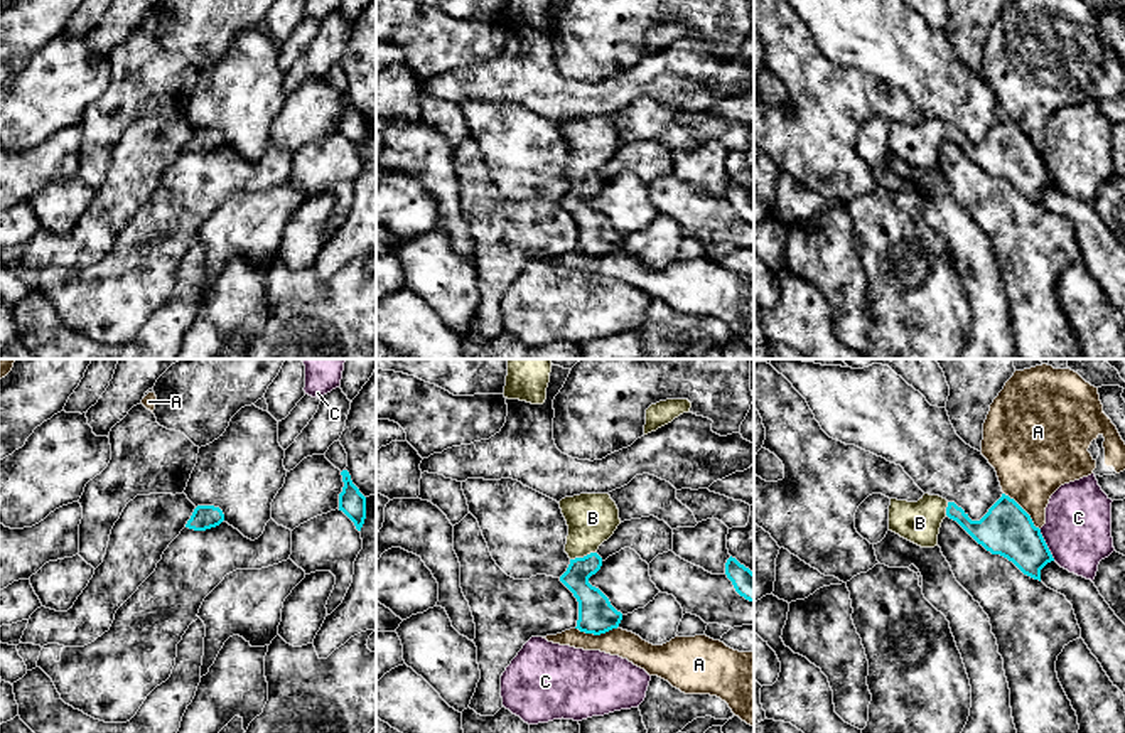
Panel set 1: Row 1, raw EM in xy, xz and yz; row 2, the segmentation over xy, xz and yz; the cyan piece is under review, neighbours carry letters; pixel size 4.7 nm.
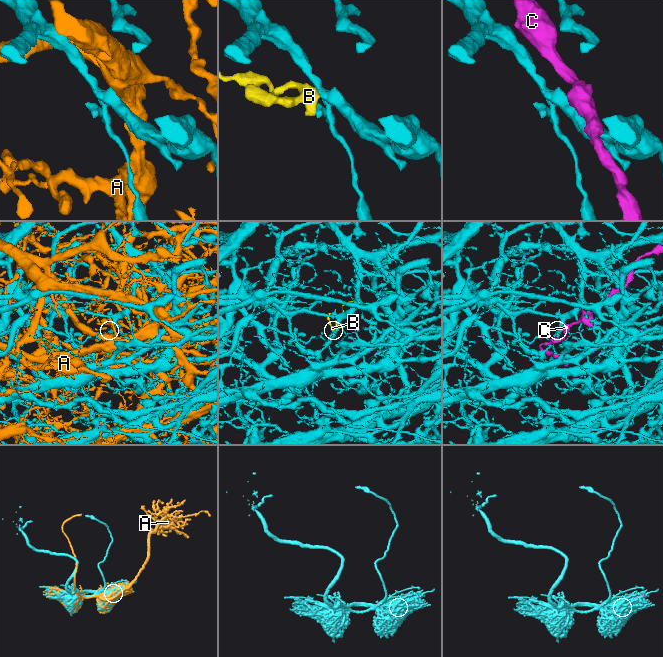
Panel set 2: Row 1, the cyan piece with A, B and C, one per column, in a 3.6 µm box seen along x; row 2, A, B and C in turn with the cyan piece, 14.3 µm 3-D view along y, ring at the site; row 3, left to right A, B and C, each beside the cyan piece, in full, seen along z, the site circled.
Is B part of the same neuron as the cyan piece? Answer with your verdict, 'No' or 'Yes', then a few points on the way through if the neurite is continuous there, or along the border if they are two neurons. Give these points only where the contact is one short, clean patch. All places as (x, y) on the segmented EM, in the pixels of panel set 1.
Yes. Path across: xz (594, 607), (582, 590), (584, 556), (584, 536), (592, 518)

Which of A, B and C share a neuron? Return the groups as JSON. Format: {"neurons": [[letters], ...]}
{"neurons": [["A"], ["B"], ["C"]]}

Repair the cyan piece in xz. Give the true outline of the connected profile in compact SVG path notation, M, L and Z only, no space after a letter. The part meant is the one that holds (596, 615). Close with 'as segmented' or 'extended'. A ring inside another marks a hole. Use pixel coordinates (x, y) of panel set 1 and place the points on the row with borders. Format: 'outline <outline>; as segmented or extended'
outline M580 494L558 504L568 526L565 553L570 558L560 581L579 602L575 629L594 635L606 634L619 627L622 613L589 583L589 578L602 566L602 558L595 551L621 524L619 509L609 494Z; extended

